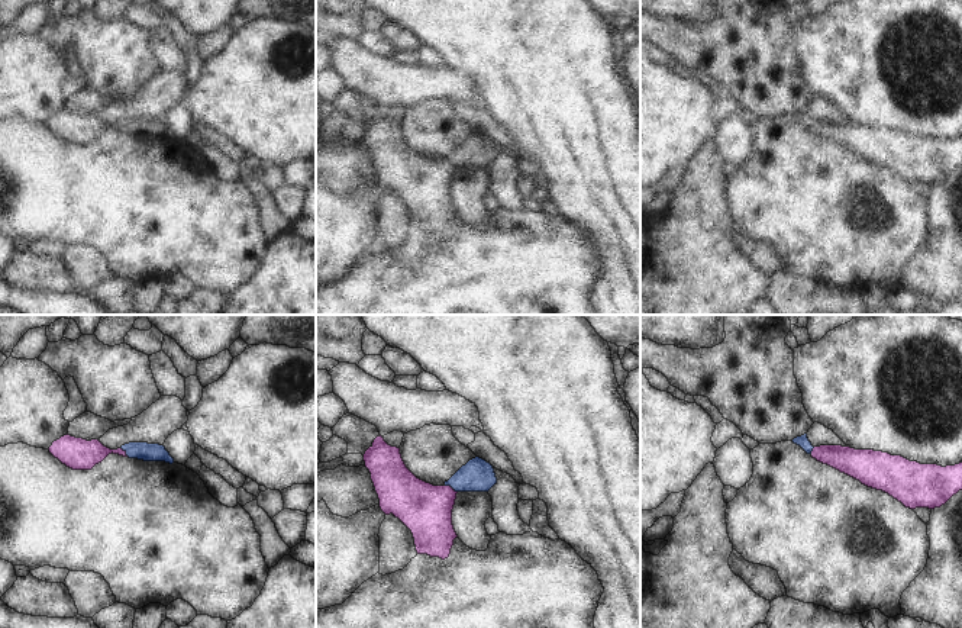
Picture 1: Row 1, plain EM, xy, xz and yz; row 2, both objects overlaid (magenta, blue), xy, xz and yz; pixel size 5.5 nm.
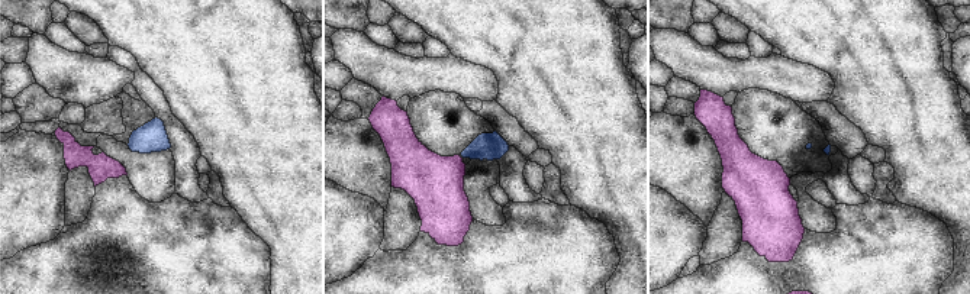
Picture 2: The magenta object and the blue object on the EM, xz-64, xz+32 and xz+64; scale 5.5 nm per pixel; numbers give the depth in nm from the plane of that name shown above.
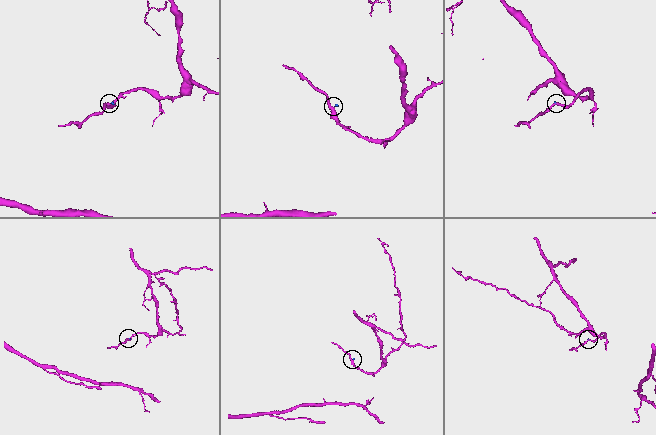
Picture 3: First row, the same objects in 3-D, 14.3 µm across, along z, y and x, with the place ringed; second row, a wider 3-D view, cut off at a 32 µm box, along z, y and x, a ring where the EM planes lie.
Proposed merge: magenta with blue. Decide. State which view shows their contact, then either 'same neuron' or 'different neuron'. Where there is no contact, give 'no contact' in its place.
xz | same neuron

